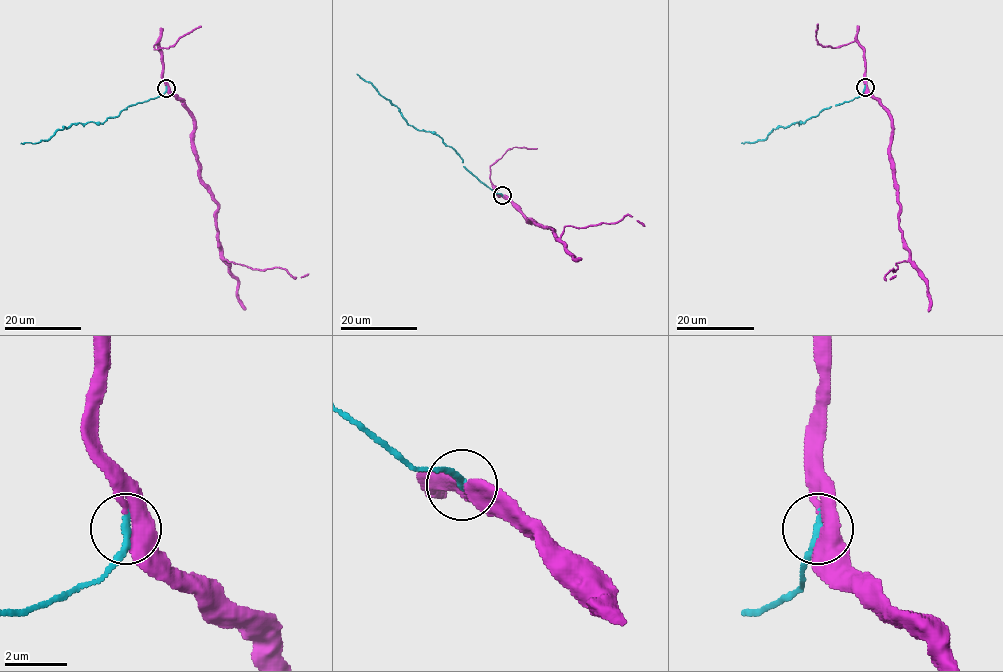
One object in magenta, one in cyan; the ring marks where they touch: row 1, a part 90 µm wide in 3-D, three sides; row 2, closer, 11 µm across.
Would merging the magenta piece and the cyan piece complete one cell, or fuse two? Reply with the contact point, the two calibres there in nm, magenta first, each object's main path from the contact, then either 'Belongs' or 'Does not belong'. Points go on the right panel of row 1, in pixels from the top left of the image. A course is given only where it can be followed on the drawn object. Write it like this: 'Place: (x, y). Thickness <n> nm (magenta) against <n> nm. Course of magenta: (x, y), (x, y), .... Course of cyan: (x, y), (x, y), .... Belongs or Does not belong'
Place: (865, 87). Thickness 550 nm (magenta) against 240 nm. Course of magenta: (865, 87), (890, 120), (899, 230), (909, 251), (909, 259), (895, 263), (895, 271), (885, 275), (895, 275). Course of cyan: (864, 87), (859, 96), (827, 108), (804, 122), (799, 121), (787, 127), (778, 126), (765, 139), (741, 142). Belongs

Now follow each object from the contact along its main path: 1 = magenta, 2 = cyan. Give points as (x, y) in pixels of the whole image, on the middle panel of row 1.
1: (503, 196), (529, 222), (549, 226), (558, 239), (566, 225), (580, 227), (617, 223), (626, 215), (645, 225)
2: (502, 195), (465, 167), (462, 158), (438, 136), (410, 125), (400, 110), (357, 74)

